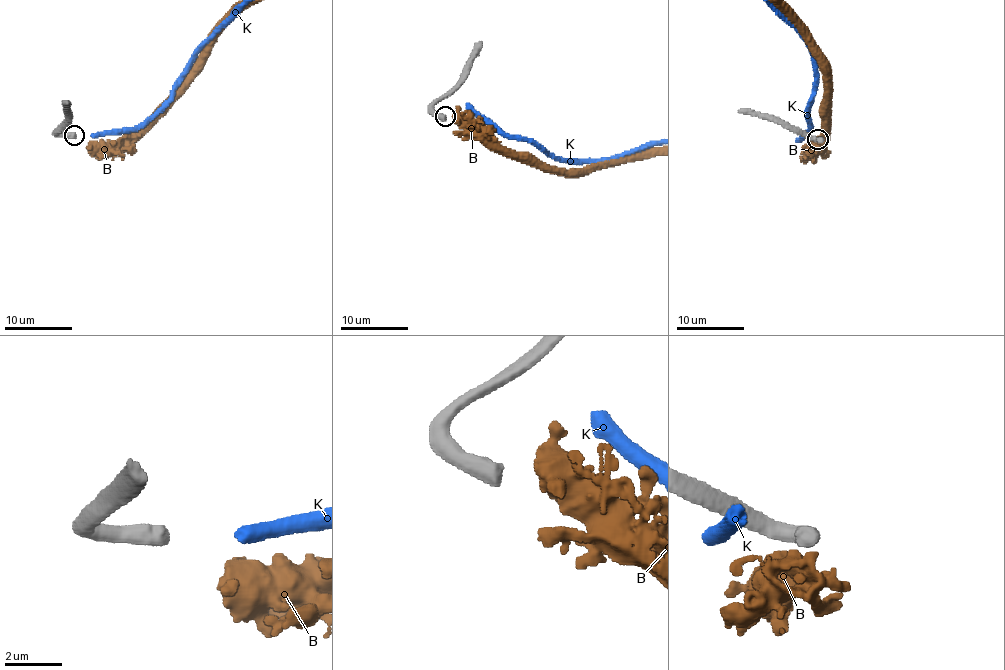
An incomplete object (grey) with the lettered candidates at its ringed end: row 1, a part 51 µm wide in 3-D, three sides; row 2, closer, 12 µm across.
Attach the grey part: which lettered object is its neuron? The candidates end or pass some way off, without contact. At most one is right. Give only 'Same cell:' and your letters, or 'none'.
Same cell: none

